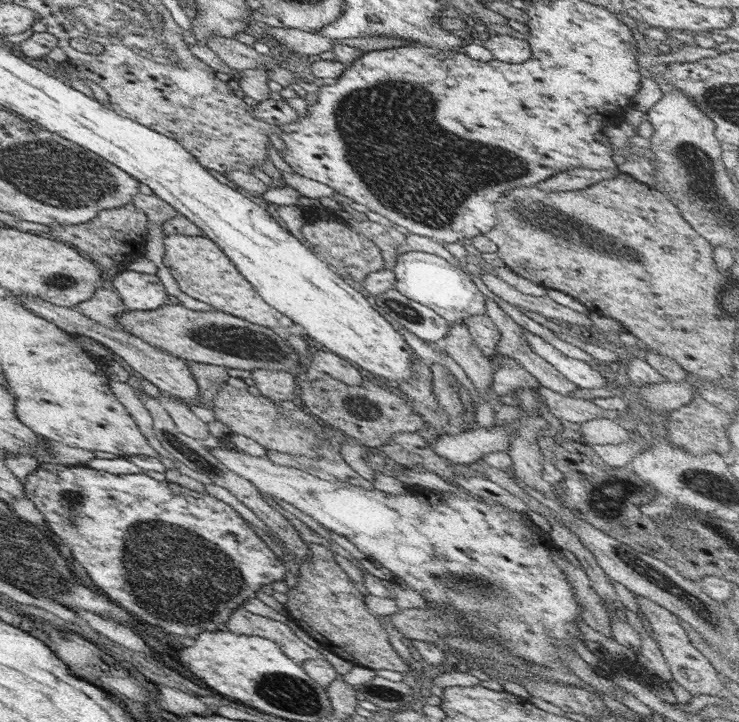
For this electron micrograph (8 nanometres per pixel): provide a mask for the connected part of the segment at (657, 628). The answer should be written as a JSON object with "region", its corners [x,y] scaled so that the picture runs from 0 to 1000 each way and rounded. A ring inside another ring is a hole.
{"region":[[[859,821],[858,825],[863,835],[863,846],[880,863],[885,875],[885,886],[893,896],[893,903],[901,910],[901,917],[909,929],[909,939],[939,964],[969,961],[977,953],[977,943],[972,939],[972,929],[966,927],[961,914],[936,893],[931,877],[920,866],[920,856],[897,839],[888,837],[888,834],[882,834],[880,828]]]}

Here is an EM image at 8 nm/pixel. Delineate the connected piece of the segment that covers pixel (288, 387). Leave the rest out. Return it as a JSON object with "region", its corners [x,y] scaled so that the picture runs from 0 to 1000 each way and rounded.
{"region":[[[346,510],[340,514],[340,522],[352,544],[364,553],[392,557],[401,551],[401,524],[388,514]]]}

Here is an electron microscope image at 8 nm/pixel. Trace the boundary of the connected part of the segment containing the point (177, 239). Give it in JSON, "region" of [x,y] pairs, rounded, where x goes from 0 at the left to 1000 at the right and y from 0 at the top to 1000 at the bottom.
{"region":[[[235,323],[234,325],[223,325],[221,335],[225,343],[222,368],[231,374],[244,400],[254,410],[284,421],[292,431],[319,438],[341,449],[363,454],[376,454],[376,452],[402,454],[390,438],[368,427],[352,411],[341,393],[330,385],[311,357],[287,331],[276,325],[253,327]]]}

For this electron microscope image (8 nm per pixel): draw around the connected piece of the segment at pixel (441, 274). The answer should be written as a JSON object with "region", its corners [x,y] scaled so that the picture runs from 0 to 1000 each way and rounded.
{"region":[[[552,348],[547,353],[537,355],[532,377],[537,389],[535,400],[539,400],[541,407],[583,427],[608,450],[629,449],[641,438],[659,435],[658,413],[644,393],[624,373],[601,357],[576,349]]]}

